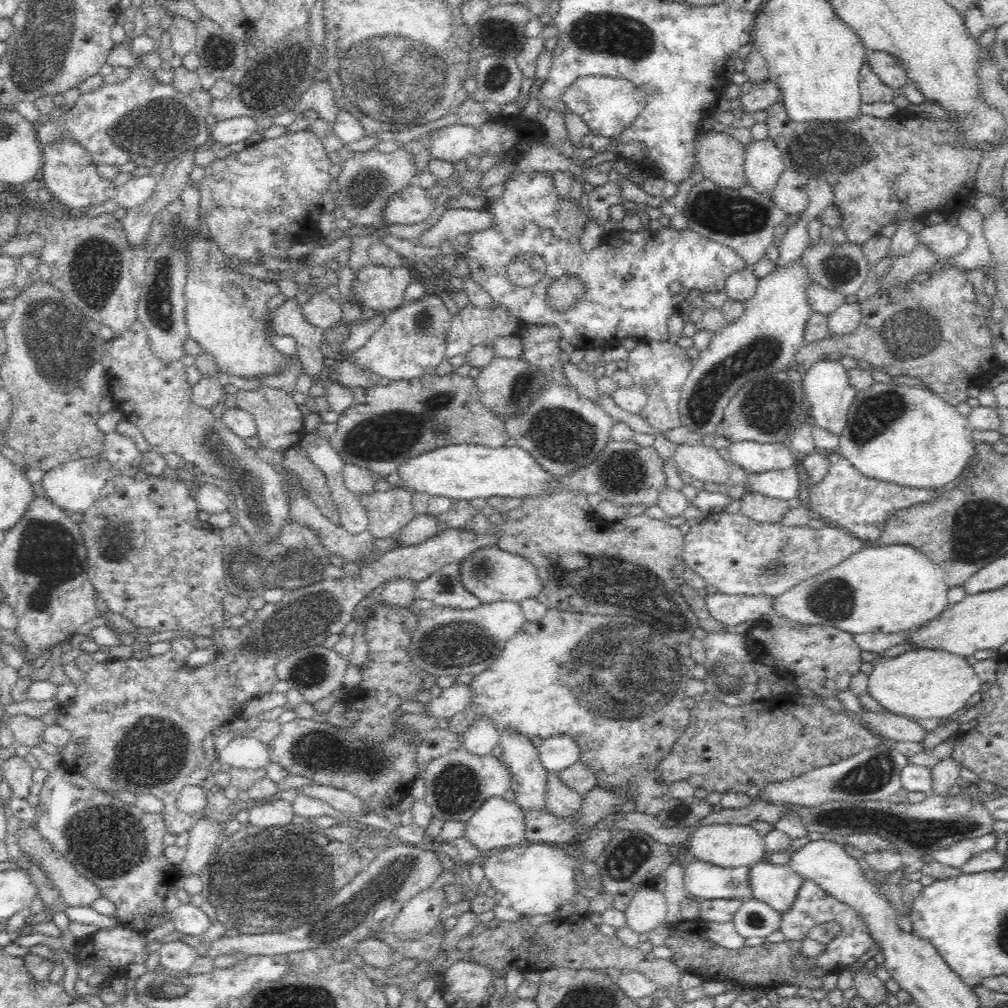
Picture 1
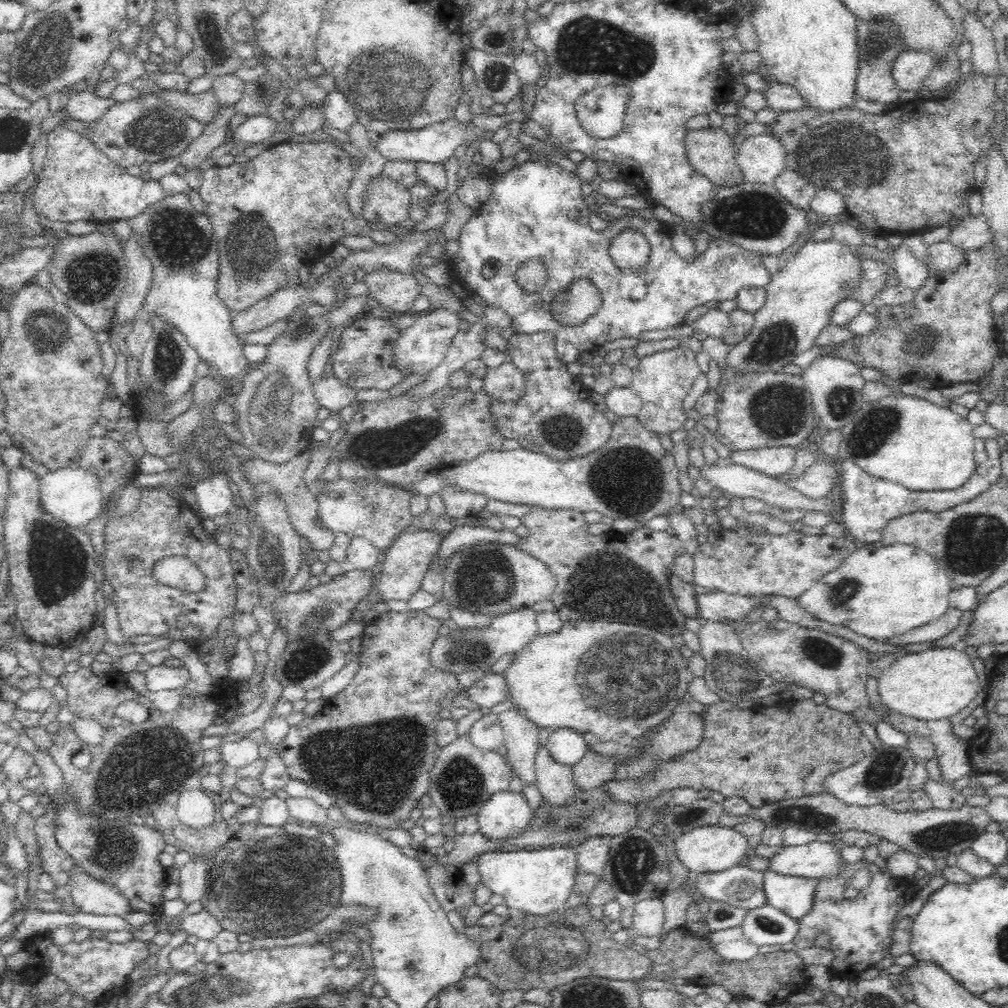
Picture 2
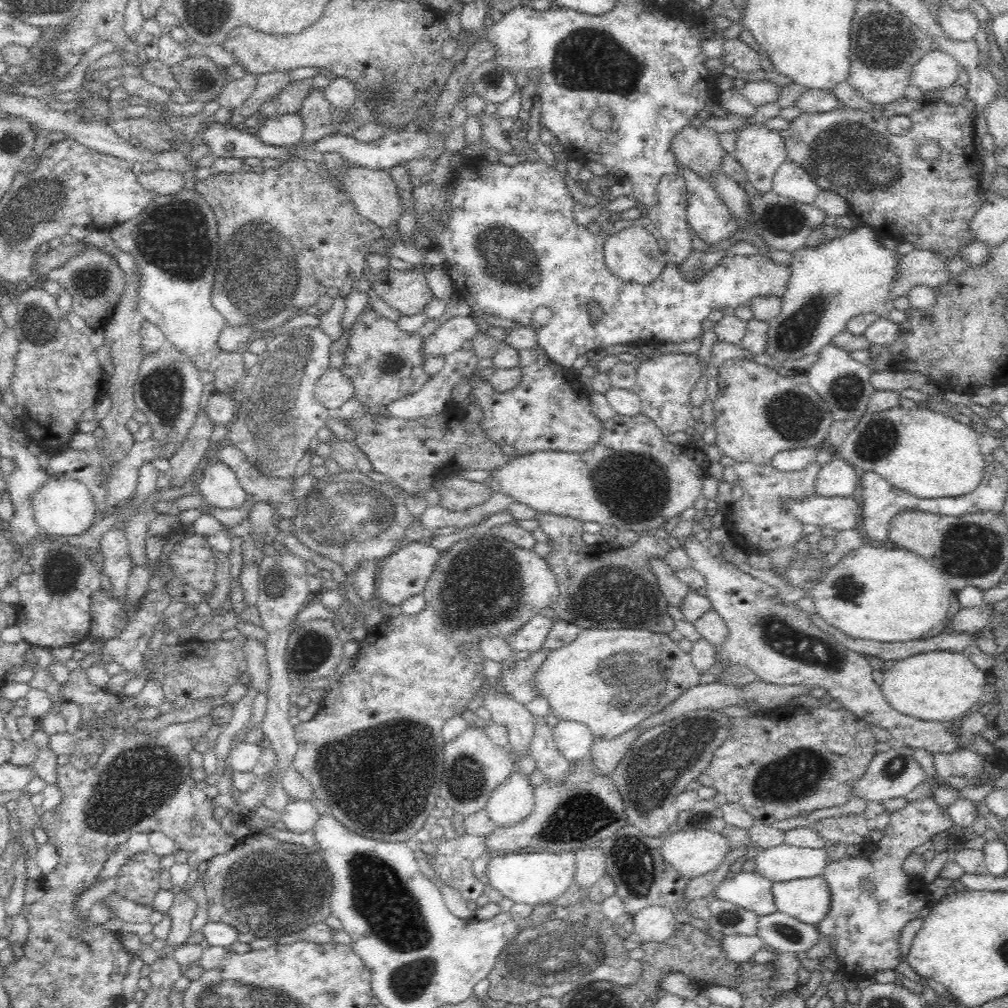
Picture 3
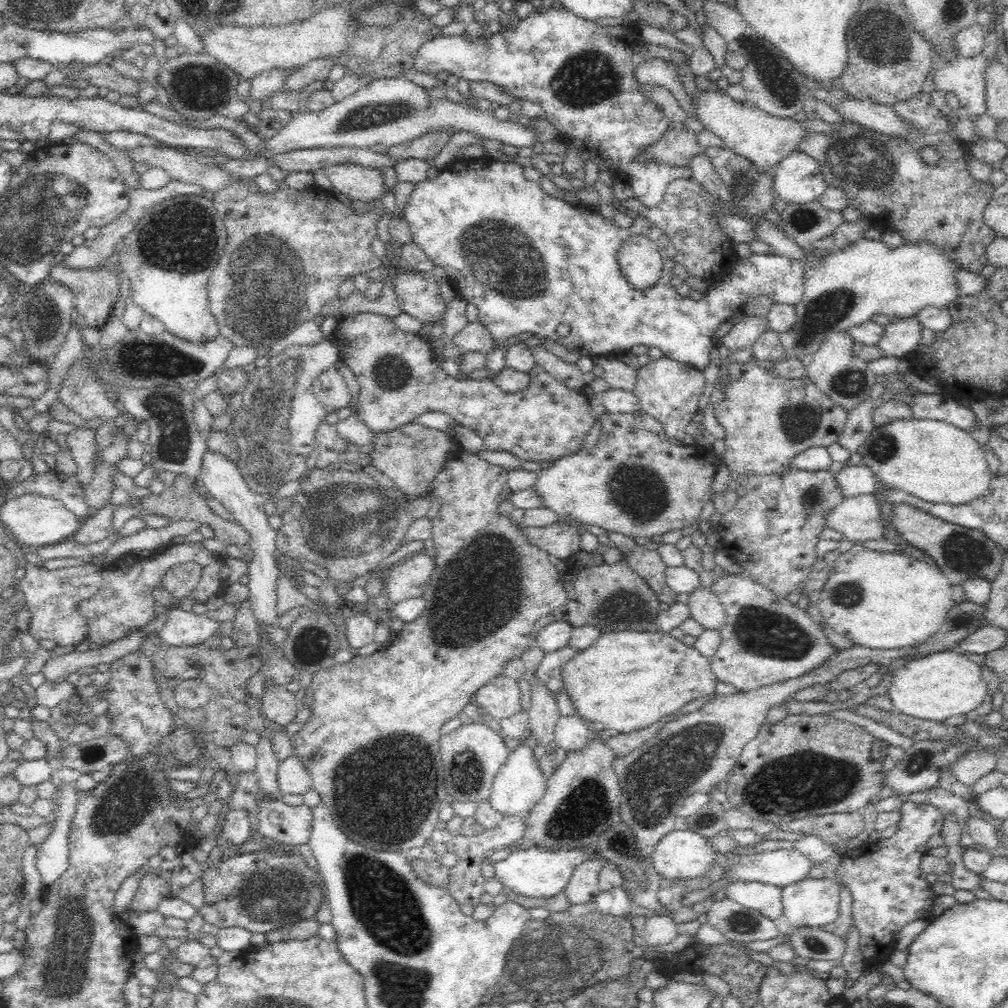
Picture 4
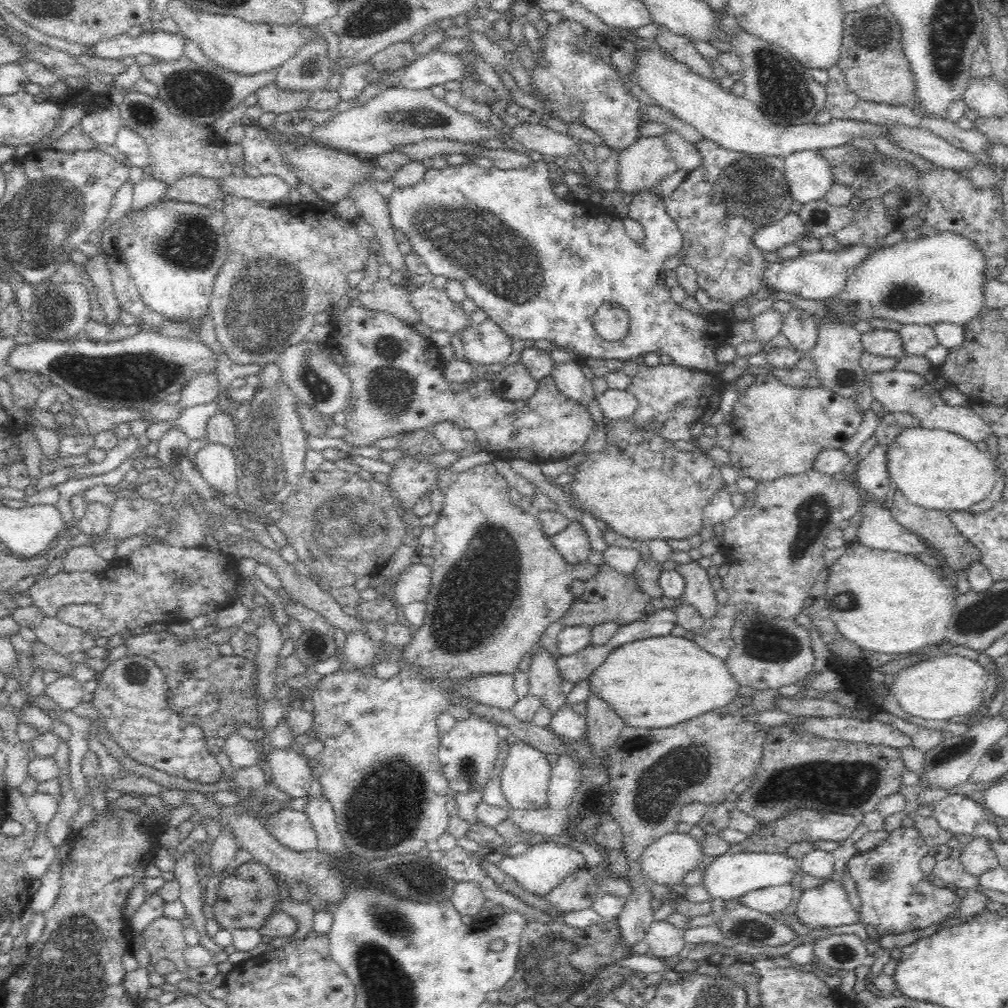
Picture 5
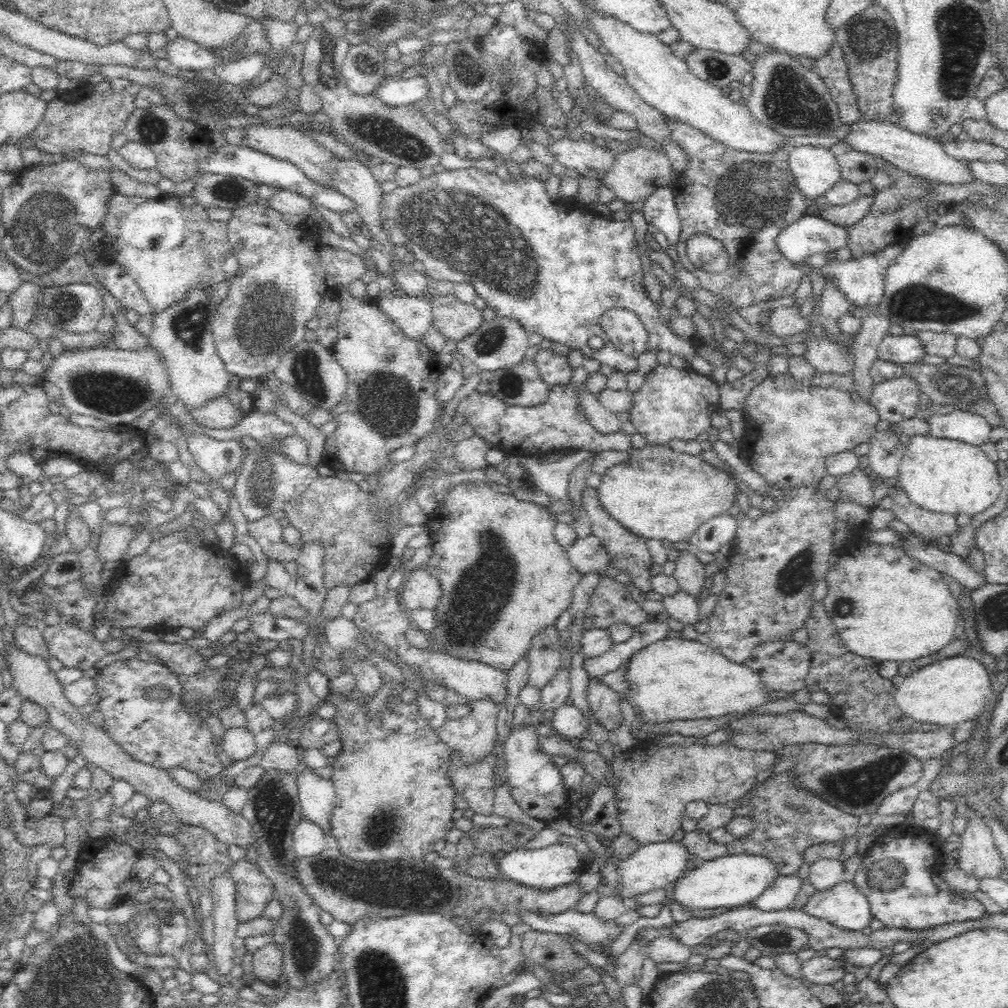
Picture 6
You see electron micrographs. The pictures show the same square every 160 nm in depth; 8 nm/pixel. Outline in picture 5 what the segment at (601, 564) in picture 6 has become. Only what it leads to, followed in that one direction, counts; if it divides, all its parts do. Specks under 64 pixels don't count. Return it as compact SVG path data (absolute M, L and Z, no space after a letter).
M580 523L569 524L562 534L550 538L550 541L564 560L572 565L585 563L592 550L590 537Z

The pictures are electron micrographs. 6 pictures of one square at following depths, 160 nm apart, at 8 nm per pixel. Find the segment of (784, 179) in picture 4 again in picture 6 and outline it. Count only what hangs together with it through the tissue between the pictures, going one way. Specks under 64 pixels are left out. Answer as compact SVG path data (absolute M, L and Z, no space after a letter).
M801 145L787 150L789 153L789 165L796 180L800 193L813 200L836 185L841 177L841 170L833 152L826 147L817 145Z

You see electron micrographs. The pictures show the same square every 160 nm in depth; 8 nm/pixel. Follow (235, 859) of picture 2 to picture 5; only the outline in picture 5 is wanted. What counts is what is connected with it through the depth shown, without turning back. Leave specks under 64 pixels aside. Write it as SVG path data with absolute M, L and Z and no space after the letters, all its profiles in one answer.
M250 861L226 875L222 888L219 890L221 896L214 906L214 915L221 929L258 929L278 909L280 900L276 893L275 881L271 879L270 868L260 863Z

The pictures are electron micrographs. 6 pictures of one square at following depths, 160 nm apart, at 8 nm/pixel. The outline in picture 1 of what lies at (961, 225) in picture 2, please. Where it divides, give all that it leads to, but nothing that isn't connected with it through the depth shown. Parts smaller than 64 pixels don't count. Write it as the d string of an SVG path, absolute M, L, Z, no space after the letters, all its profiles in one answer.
M949 222L924 227L919 235L919 242L931 246L931 249L943 258L950 259L960 256L968 248L970 233L959 225Z

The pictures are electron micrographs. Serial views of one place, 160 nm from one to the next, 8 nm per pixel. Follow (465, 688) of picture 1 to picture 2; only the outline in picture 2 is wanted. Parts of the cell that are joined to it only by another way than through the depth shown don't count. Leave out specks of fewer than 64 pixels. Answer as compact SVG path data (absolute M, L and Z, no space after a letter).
M488 673L480 678L476 683L465 692L465 695L476 702L483 711L489 711L497 704L506 702L511 697L508 679L506 674Z

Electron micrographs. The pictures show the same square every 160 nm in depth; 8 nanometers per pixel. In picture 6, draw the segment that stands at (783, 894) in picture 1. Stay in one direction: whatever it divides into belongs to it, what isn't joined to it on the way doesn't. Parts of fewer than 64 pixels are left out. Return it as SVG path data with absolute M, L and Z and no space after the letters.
M844 880L826 892L815 893L812 900L806 904L805 912L846 931L863 931L874 918L866 896L856 889L853 881L846 882Z

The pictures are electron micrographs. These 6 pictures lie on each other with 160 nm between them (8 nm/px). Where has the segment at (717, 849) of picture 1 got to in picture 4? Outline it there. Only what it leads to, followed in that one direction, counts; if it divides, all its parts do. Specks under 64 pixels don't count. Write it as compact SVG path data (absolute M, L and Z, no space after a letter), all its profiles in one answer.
M674 829L658 842L651 862L664 880L690 881L712 871L714 852L711 841L701 834Z

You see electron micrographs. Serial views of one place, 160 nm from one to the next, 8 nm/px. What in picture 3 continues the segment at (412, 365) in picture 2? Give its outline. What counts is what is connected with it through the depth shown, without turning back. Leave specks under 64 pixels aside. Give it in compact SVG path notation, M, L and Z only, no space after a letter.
M455 317L441 324L434 335L423 339L423 353L429 356L446 356L456 352L467 340L480 335L478 324L472 317Z

